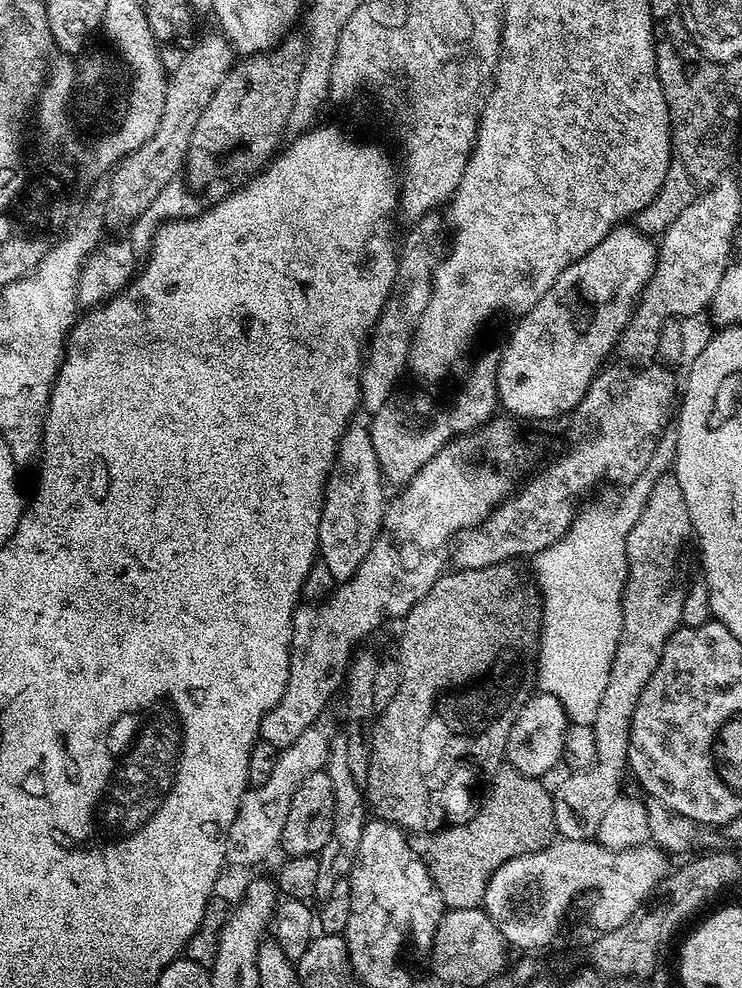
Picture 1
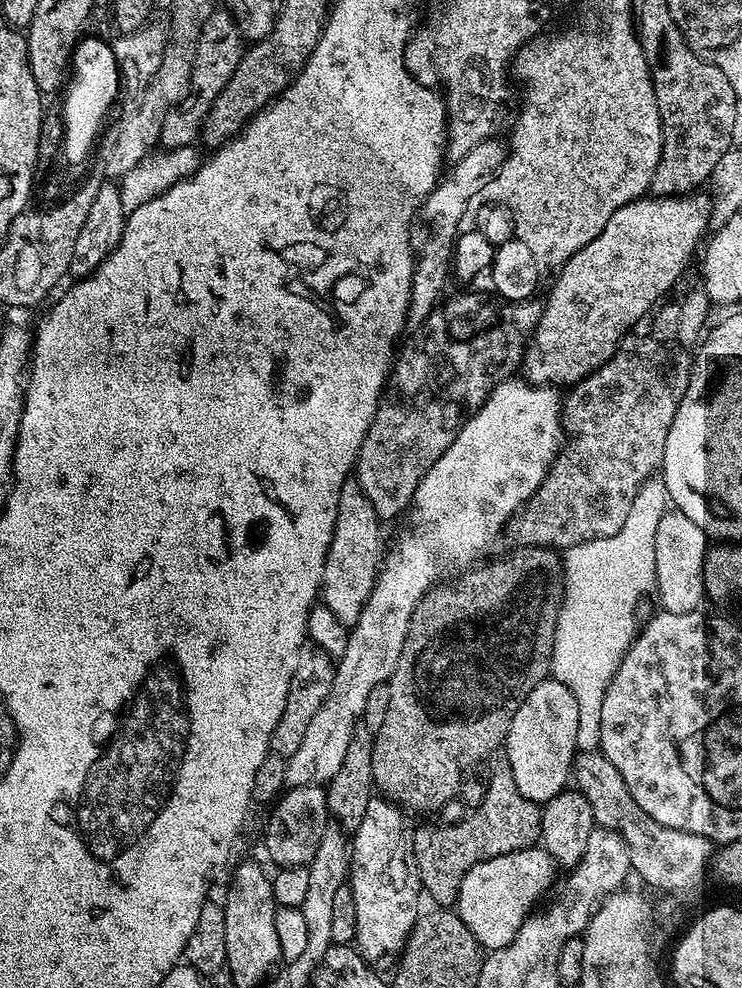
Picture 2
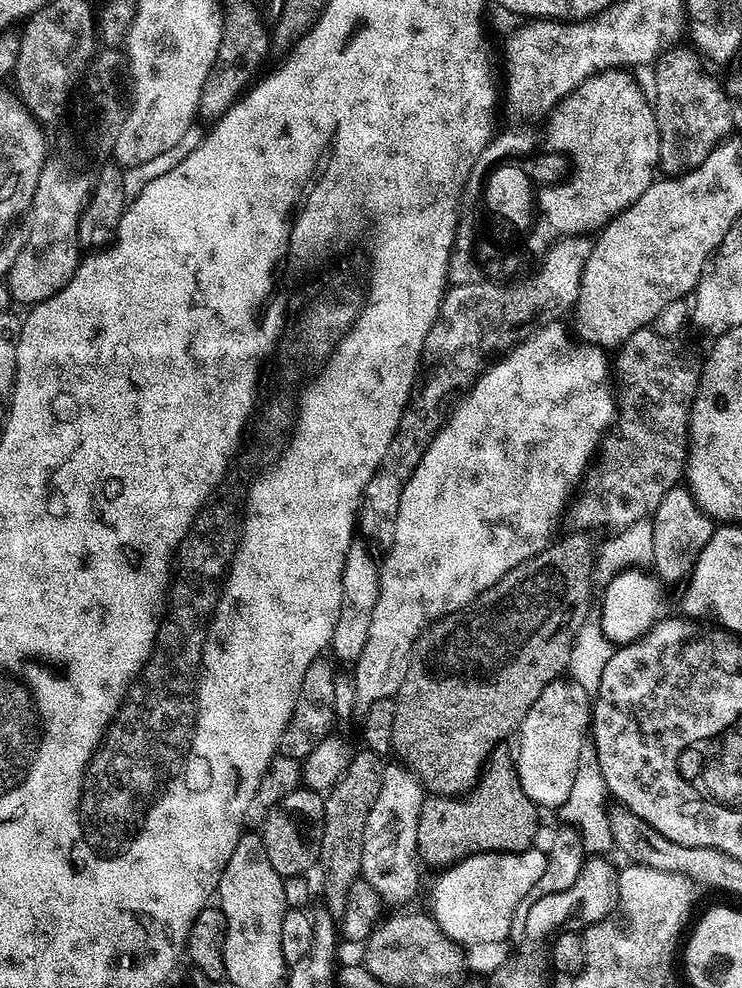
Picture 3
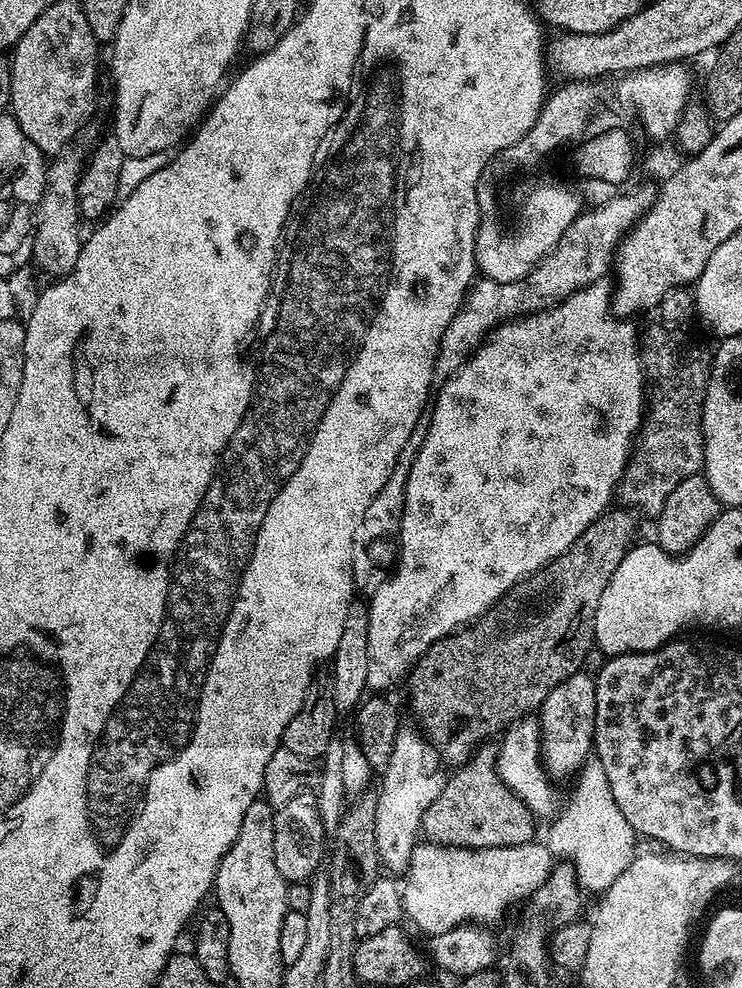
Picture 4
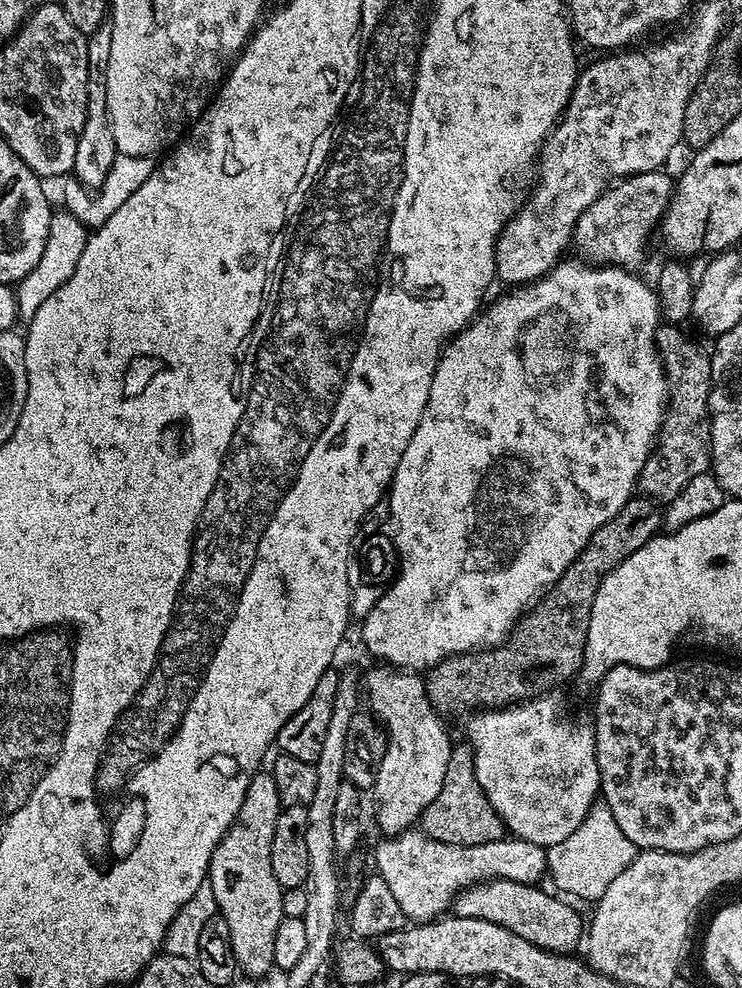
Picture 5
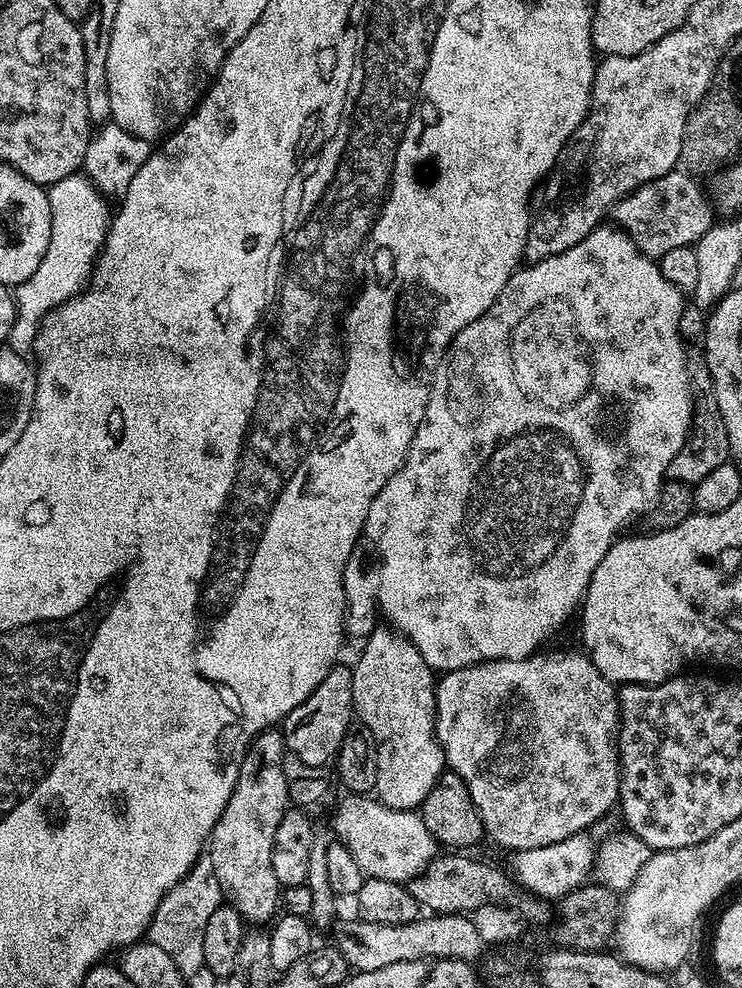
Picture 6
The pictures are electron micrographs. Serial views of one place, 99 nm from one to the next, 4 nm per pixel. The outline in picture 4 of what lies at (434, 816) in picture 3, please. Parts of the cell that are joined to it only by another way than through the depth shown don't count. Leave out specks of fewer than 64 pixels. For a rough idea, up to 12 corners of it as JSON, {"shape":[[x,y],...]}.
{"shape":[[484,760],[444,781],[420,823],[444,848],[533,843],[534,818]]}

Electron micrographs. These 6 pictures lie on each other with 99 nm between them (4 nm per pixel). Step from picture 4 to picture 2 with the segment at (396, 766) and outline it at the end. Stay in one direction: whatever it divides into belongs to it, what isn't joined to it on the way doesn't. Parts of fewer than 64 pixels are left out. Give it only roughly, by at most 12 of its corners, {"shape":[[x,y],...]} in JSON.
{"shape":[[373,798],[350,840],[354,944],[395,965],[421,911],[414,825]]}

